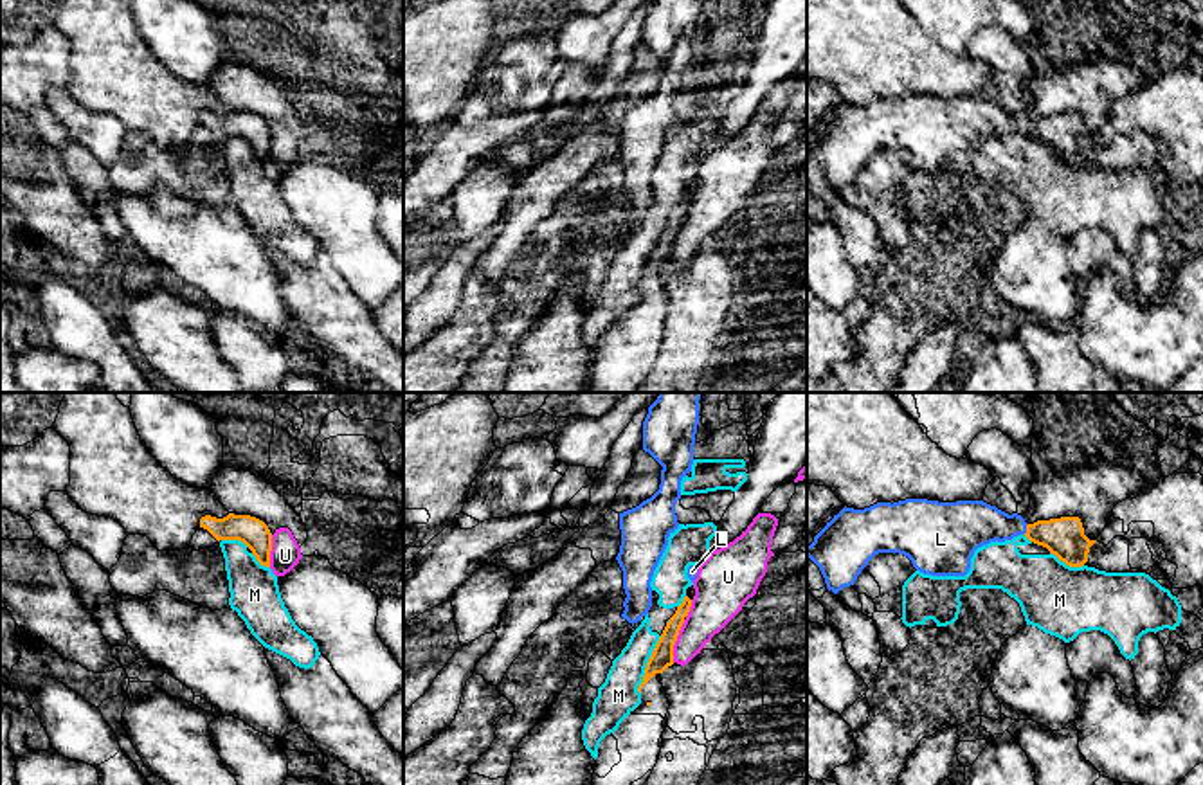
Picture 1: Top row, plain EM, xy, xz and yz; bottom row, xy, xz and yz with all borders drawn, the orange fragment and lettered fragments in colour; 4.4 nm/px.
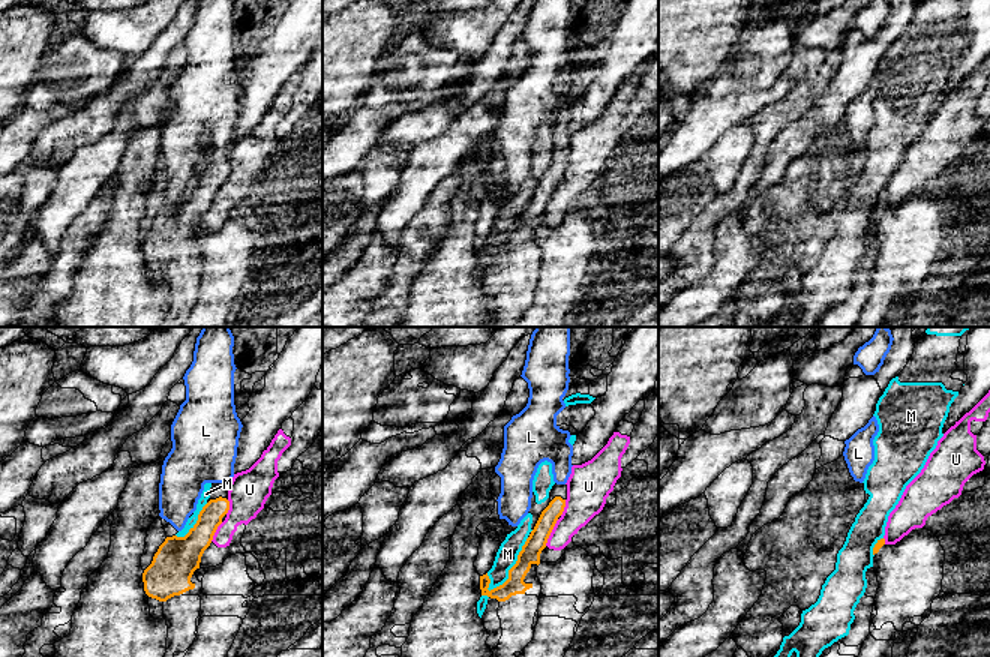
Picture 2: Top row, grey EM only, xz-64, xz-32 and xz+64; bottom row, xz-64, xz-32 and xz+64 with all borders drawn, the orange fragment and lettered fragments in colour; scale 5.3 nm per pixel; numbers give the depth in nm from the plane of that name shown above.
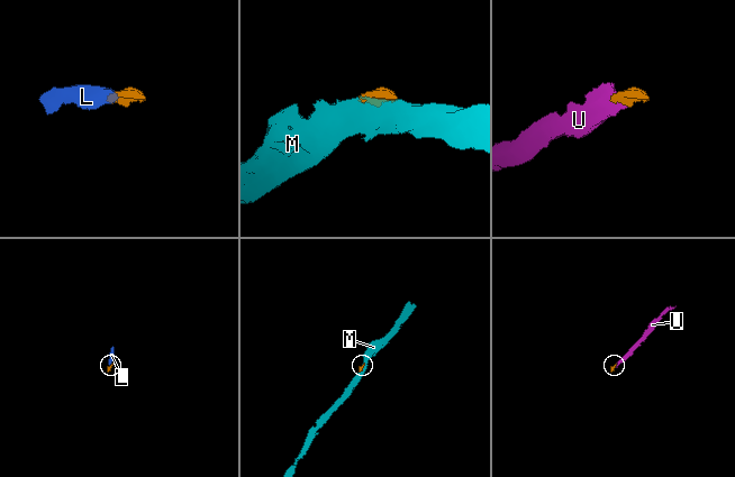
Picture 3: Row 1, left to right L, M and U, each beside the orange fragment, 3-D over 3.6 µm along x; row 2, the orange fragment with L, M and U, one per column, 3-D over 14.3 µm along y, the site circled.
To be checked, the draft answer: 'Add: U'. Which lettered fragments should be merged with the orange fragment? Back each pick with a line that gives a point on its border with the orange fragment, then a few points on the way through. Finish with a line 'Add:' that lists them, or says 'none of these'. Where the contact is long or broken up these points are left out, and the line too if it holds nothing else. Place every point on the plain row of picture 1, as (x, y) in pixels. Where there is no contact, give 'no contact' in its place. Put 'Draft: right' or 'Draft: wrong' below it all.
L: meets orange in yz at (1027, 126); runs through yz (1063, 134), (1027, 126), (1018, 123), (971, 121)
Add: L
Draft: wrong

